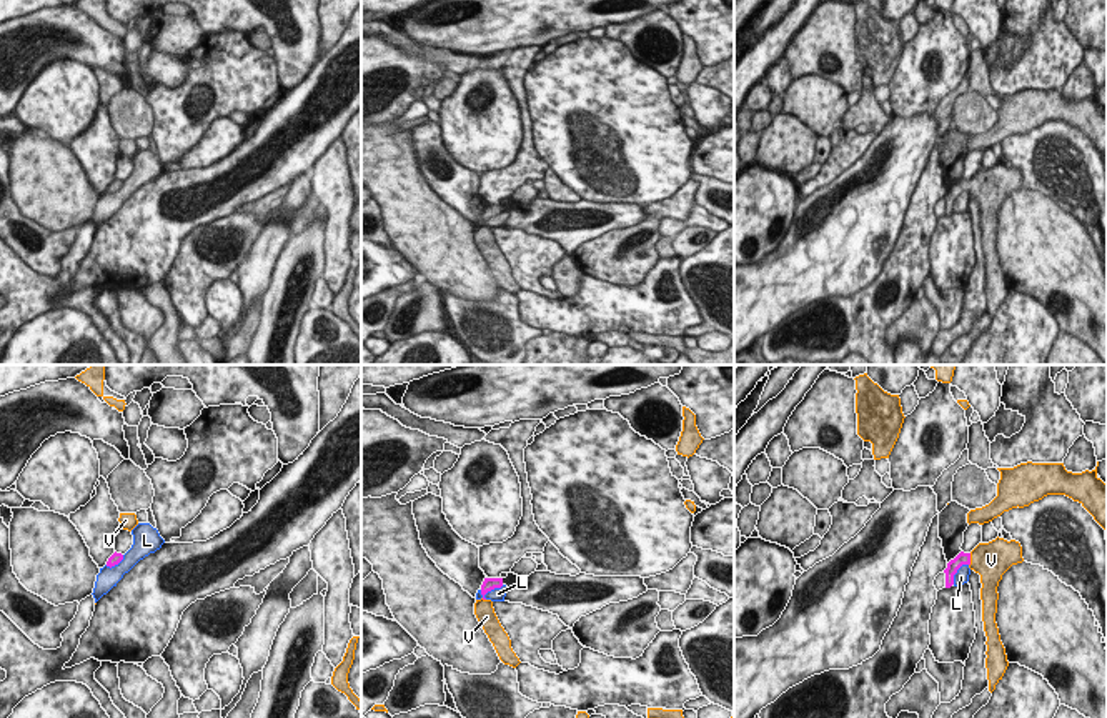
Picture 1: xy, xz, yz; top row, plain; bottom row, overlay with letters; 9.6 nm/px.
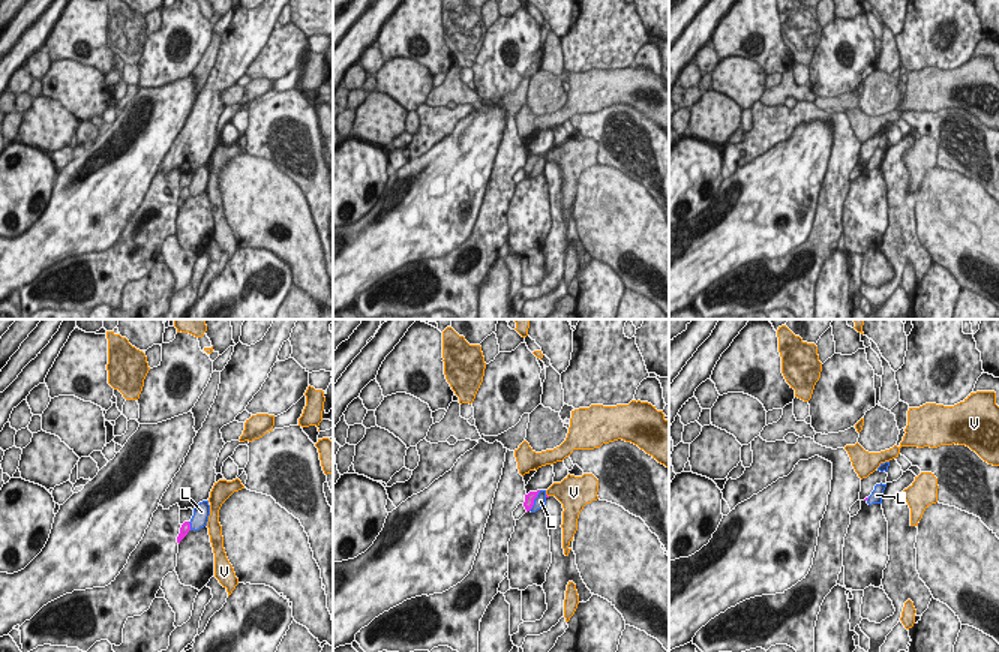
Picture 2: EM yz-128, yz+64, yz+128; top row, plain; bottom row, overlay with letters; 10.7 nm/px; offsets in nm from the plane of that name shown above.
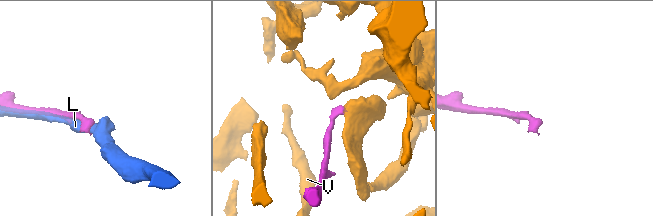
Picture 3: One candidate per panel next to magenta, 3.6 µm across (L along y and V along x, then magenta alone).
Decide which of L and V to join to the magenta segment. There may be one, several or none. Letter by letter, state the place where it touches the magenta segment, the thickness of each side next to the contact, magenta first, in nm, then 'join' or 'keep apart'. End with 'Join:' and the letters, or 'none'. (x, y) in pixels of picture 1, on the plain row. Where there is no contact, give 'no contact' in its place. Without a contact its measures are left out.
L: contact xz (491, 215); calibres 130 and 130 nm; keep apart
V: contact yz (969, 187); calibres 130 and 360 nm; join
Join: V

